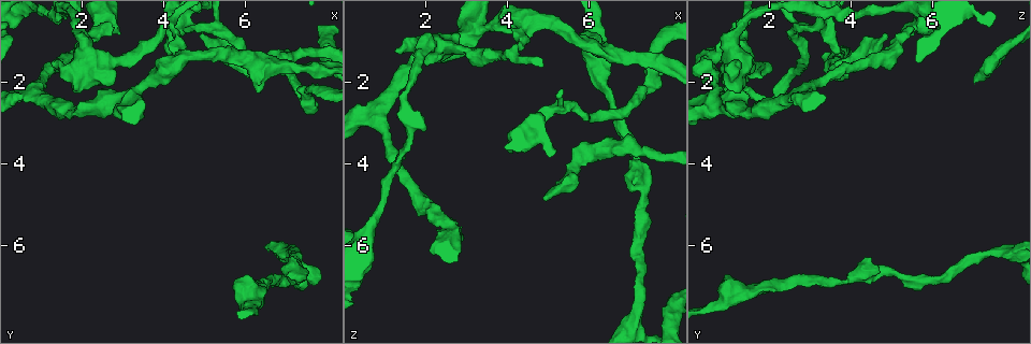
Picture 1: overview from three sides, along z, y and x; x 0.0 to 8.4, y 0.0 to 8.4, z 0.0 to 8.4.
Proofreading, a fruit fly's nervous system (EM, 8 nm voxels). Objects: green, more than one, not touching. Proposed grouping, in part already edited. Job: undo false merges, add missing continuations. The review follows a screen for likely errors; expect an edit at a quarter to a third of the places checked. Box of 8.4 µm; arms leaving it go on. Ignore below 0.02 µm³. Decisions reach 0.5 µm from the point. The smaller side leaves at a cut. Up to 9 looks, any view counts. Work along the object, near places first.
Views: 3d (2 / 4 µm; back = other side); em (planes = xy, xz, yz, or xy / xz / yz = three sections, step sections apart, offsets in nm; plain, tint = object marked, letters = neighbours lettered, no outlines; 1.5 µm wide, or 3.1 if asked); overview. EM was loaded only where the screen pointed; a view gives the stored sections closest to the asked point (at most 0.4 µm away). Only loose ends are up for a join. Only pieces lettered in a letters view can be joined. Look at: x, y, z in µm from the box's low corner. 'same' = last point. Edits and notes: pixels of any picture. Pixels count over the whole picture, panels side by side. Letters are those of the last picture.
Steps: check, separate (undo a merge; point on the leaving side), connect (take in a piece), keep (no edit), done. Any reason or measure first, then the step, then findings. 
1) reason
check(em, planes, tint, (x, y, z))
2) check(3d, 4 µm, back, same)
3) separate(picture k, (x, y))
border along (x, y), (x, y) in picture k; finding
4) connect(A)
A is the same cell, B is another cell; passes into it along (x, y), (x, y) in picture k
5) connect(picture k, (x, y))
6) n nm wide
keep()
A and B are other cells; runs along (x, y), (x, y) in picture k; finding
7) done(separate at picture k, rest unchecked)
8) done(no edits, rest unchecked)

an open end
check(3d, 2 µm, (4.90, 0.95, 4.80))

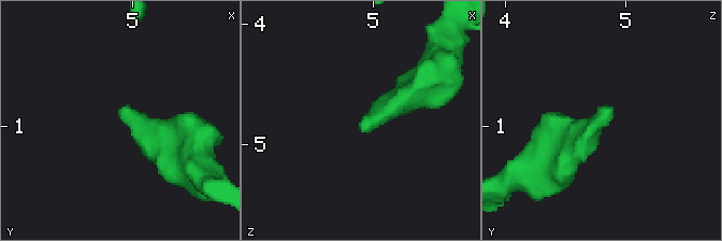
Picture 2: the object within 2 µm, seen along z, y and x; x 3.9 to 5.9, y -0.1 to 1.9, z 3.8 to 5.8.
check(em, xz, step 4, tint, (4.88, 0.90, 4.82))

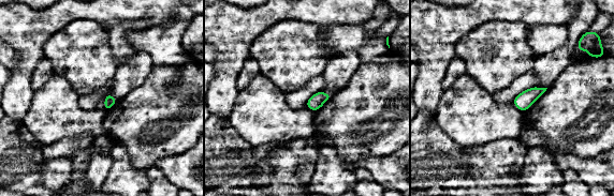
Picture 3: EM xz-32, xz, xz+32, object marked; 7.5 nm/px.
check(em, yz, step 4, letters, same)

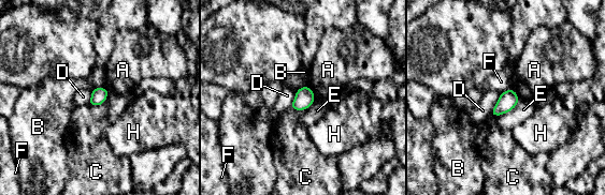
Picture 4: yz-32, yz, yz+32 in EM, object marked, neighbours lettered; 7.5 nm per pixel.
keep()
A, B, C, D, E, F and H are other cells; border along (500, 94), (489, 115) in picture 4; none of them fits

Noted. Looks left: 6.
abrupt turn
check(em, planes, plain, (7.45, 2.55, 1.95))

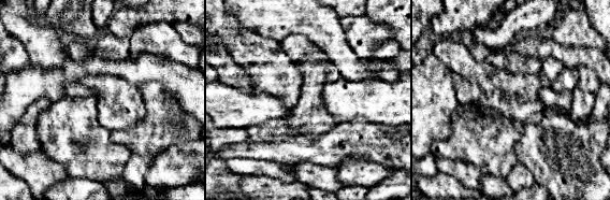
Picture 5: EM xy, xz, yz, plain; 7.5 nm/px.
where the object lies
check(em, planes, tint, same)

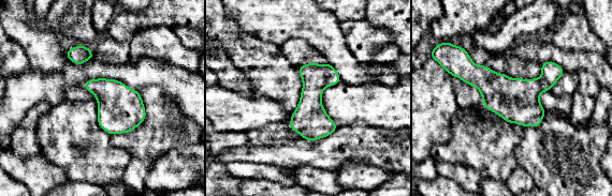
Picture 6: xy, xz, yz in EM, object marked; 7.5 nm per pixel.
check(em, planes, letters, same)

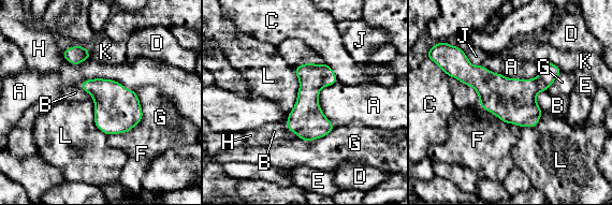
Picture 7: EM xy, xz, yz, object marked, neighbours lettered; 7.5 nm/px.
A touches over 360 nm
keep()
A, B, C, D, E, F, G, H, J, K and L are other cells; border along (295, 68), (299, 91), (289, 114) in picture 7; continuous, no second cell

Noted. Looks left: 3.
touches itself
check(em, planes, letters, (4.25, 0.75, 1.15))

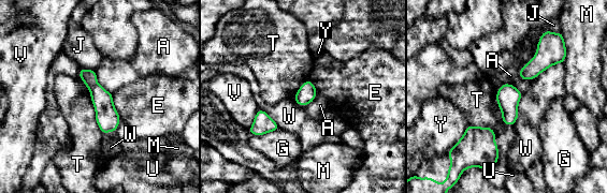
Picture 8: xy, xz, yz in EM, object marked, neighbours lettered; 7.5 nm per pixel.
140 nm wide
separate(picture 8, (88, 76))
A, E, G, J, M, T, U, V, W and Y are other cells; border along (97, 83), (89, 89) in picture 8; two cells meet here

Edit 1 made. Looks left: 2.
done(separate at picture 8, rest unchecked)

